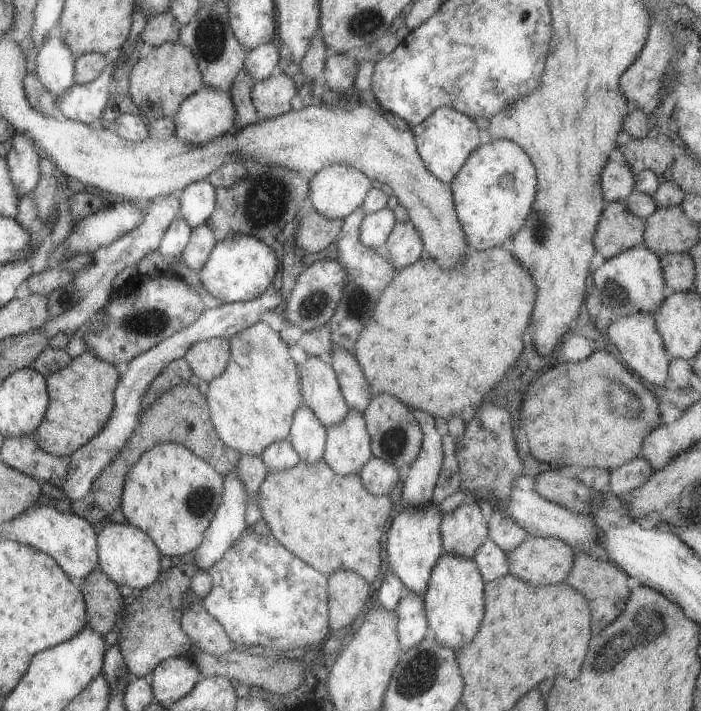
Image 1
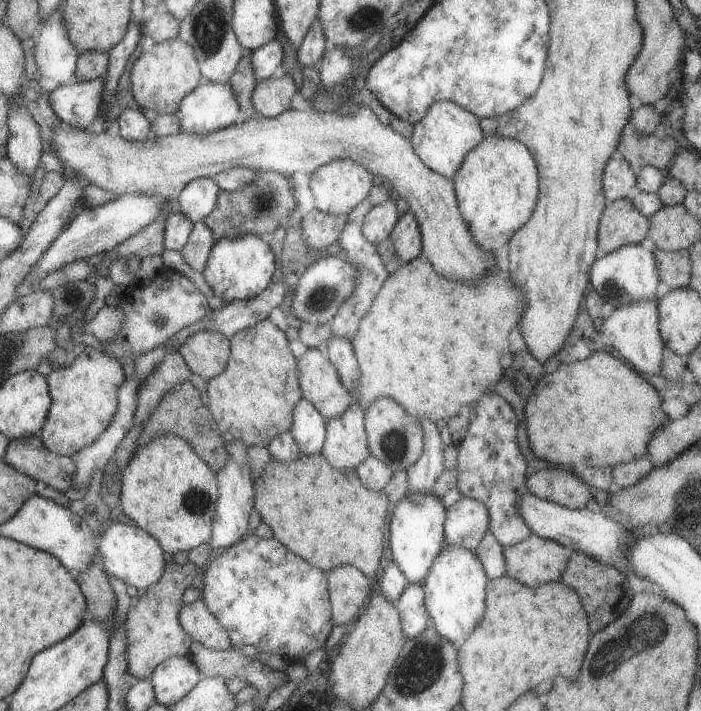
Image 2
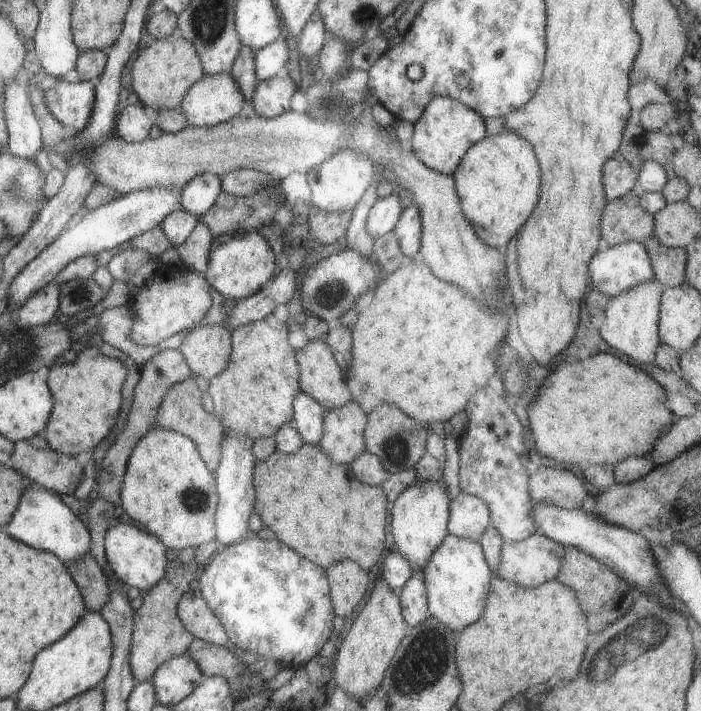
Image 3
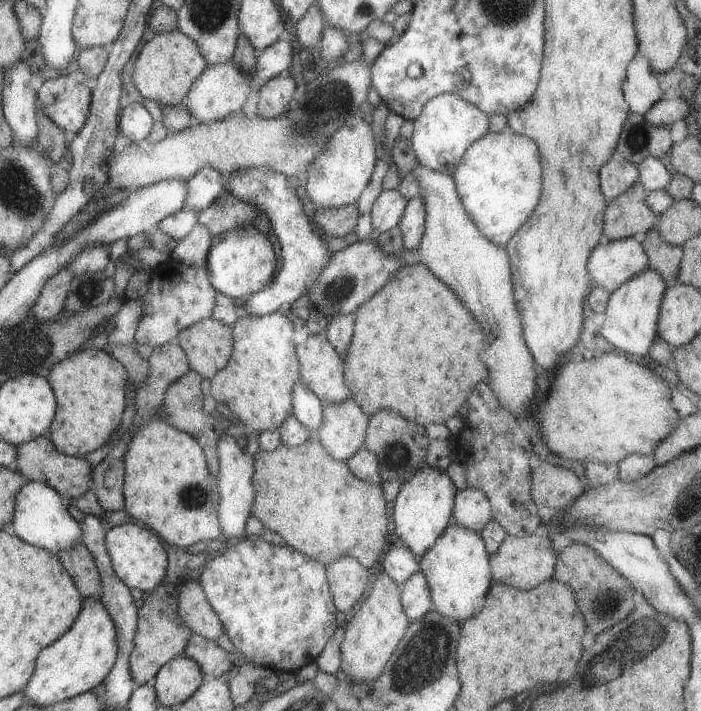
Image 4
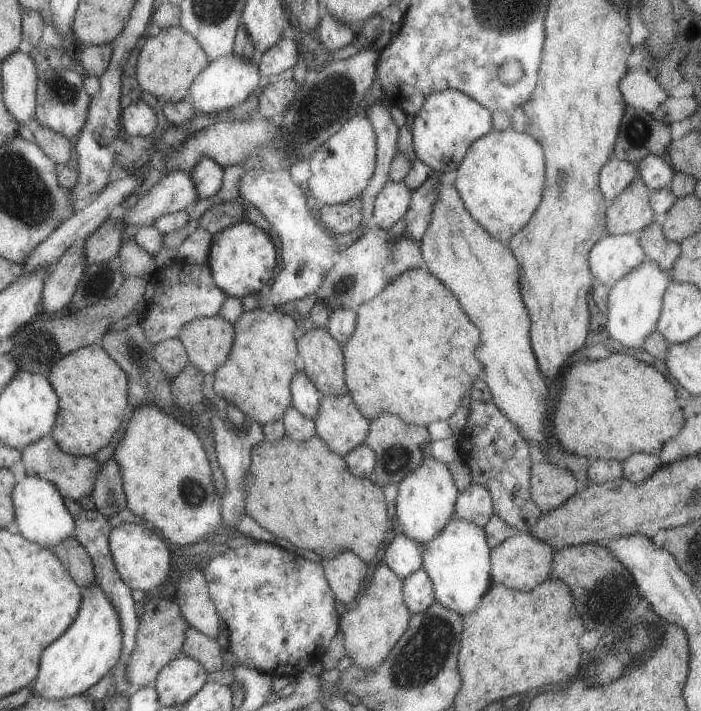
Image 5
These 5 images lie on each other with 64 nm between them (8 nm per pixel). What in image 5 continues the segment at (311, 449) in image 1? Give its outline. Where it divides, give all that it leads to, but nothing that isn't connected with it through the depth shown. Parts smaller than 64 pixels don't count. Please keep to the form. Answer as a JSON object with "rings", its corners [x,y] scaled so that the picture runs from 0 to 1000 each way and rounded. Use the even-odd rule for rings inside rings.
{"rings":[[[429,520],[421,526],[421,532],[415,532],[412,546],[415,546],[415,574],[421,574],[429,585],[449,594],[458,563],[455,549],[449,549],[449,543],[441,537],[441,532],[435,532]]]}

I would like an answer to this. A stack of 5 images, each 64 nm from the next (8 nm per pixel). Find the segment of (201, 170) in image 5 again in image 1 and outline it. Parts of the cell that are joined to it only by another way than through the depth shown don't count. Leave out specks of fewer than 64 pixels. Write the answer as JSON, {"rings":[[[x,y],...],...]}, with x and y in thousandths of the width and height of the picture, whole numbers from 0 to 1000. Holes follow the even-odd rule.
{"rings":[[[278,256],[258,270],[258,309],[278,323],[281,318],[292,315],[292,309],[307,295],[307,264],[295,256]]]}

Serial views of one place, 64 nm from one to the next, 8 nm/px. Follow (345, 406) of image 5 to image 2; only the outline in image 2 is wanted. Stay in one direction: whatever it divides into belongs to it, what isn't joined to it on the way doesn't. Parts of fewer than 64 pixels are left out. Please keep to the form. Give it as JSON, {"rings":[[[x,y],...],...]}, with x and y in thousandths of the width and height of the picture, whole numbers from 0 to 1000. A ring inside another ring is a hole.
{"rings":[[[501,568],[492,582],[464,596],[464,622],[458,641],[475,661],[495,664],[526,644],[518,574]]]}

